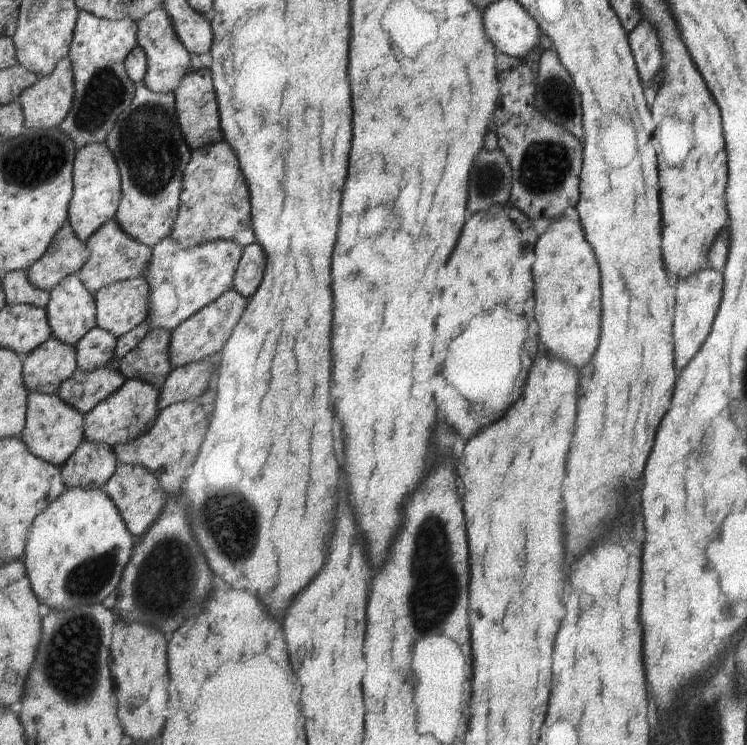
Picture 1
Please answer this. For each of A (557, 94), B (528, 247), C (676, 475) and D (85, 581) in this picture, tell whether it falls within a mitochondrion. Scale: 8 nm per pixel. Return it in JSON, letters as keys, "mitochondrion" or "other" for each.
{"A":"mitochondrion","B":"other","C":"other","D":"mitochondrion"}

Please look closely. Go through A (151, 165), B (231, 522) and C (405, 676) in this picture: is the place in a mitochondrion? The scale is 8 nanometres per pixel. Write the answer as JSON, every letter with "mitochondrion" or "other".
{"A":"mitochondrion","B":"mitochondrion","C":"mitochondrion"}

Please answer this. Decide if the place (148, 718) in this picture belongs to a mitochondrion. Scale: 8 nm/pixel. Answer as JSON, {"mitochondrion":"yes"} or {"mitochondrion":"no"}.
{"mitochondrion":"no"}

